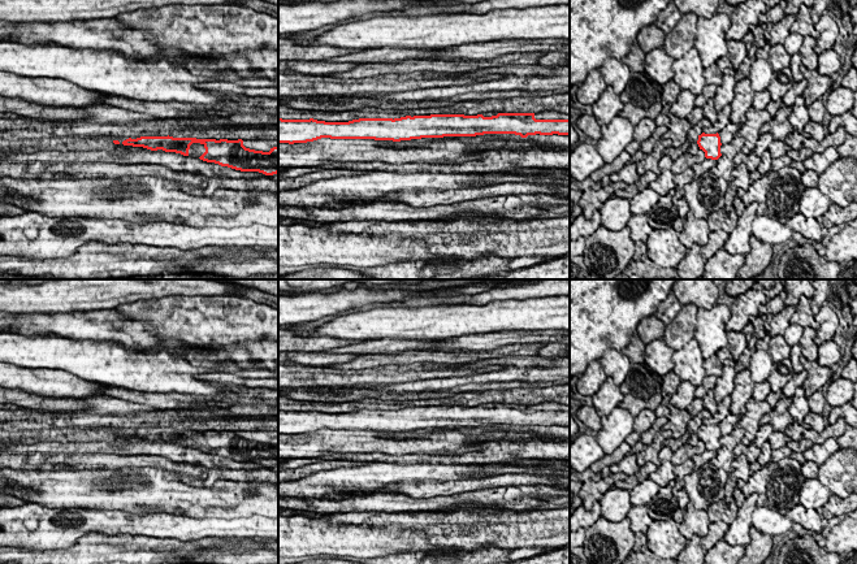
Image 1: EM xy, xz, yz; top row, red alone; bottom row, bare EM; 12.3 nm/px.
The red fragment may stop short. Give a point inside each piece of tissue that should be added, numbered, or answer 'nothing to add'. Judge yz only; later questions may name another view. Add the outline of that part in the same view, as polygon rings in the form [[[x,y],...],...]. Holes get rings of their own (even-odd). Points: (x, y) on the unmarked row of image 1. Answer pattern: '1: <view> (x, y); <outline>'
nothing to add

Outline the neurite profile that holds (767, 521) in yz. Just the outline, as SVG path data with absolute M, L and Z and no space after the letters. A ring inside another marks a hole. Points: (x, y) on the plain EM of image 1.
M756 507L752 513L752 525L761 533L775 537L789 534L793 521L769 507Z

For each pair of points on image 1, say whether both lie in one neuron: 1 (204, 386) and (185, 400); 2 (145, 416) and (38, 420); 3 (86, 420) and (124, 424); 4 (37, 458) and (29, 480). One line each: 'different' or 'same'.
1: different
2: same
3: same
4: different

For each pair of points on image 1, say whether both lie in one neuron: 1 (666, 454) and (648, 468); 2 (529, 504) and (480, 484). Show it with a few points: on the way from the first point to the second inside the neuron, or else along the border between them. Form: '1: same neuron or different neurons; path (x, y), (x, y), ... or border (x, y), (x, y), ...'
1: different neurons; border (657, 467), (648, 477)
2: different neurons; border (516, 486), (494, 486), (475, 491)

